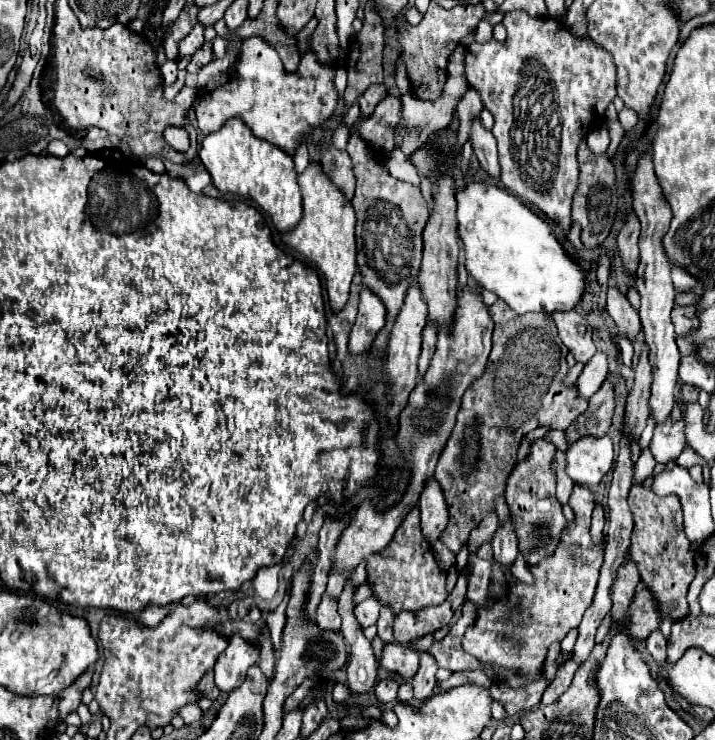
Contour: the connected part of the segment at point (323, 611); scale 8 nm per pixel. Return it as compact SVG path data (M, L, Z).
M323 594L323 600L317 608L317 626L319 626L319 630L333 630L333 632L337 632L341 628L337 602L331 602L327 598L327 594Z

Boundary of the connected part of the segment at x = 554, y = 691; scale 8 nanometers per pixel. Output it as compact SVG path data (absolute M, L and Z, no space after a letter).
M569 660L569 662L565 662L559 670L557 670L557 676L555 676L555 680L549 684L549 688L545 690L545 694L543 694L543 700L541 700L541 704L551 704L551 702L555 702L567 688L569 688L569 684L571 684L571 680L573 680L573 674L577 672L577 662L575 660Z

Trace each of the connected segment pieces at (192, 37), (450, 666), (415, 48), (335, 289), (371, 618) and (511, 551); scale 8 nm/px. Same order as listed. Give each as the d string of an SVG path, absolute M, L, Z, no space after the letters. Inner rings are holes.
M196 24L189 35L180 42L179 54L175 61L178 62L185 56L193 55L204 44L204 41L204 28Z
M465 602L461 608L461 618L457 620L457 624L449 630L449 634L441 642L431 644L429 654L435 658L439 668L447 668L451 672L469 670L469 668L471 670L483 670L489 678L494 679L495 673L491 664L483 664L477 658L473 658L471 654L465 654L465 650L461 646L463 634L473 620L475 620L475 606L471 602Z
M431 2L429 10L425 12L423 20L415 26L405 24L403 18L399 18L399 42L401 42L401 58L407 64L409 70L409 80L413 86L413 93L417 94L423 100L435 100L441 96L443 84L447 80L447 60L453 52L453 48L459 44L459 40L469 34L481 20L489 18L489 24L495 26L503 20L503 12L495 12L495 14L487 14L487 10L483 8L483 4L463 4L463 6L455 6L451 10L441 8L439 4Z
M311 162L299 174L299 186L303 194L303 218L299 220L299 226L283 234L283 244L301 254L305 262L315 266L325 276L331 308L339 312L349 298L349 286L355 274L357 242L353 204L335 186L335 182L327 174L323 174L323 168L317 162Z
M367 598L363 600L359 606L355 606L355 618L359 622L359 626L365 630L373 624L377 624L379 618L379 602L375 602L375 598Z
M507 522L503 528L499 528L495 532L495 538L493 538L493 554L495 554L495 560L501 564L501 566L513 566L515 558L517 558L517 542L515 542L515 530L511 528L511 522Z

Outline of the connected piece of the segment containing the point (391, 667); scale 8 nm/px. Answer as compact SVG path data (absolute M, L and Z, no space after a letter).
M385 644L383 646L383 656L381 656L381 666L385 670L395 672L395 674L403 676L405 680L409 680L419 670L419 656L409 646Z

